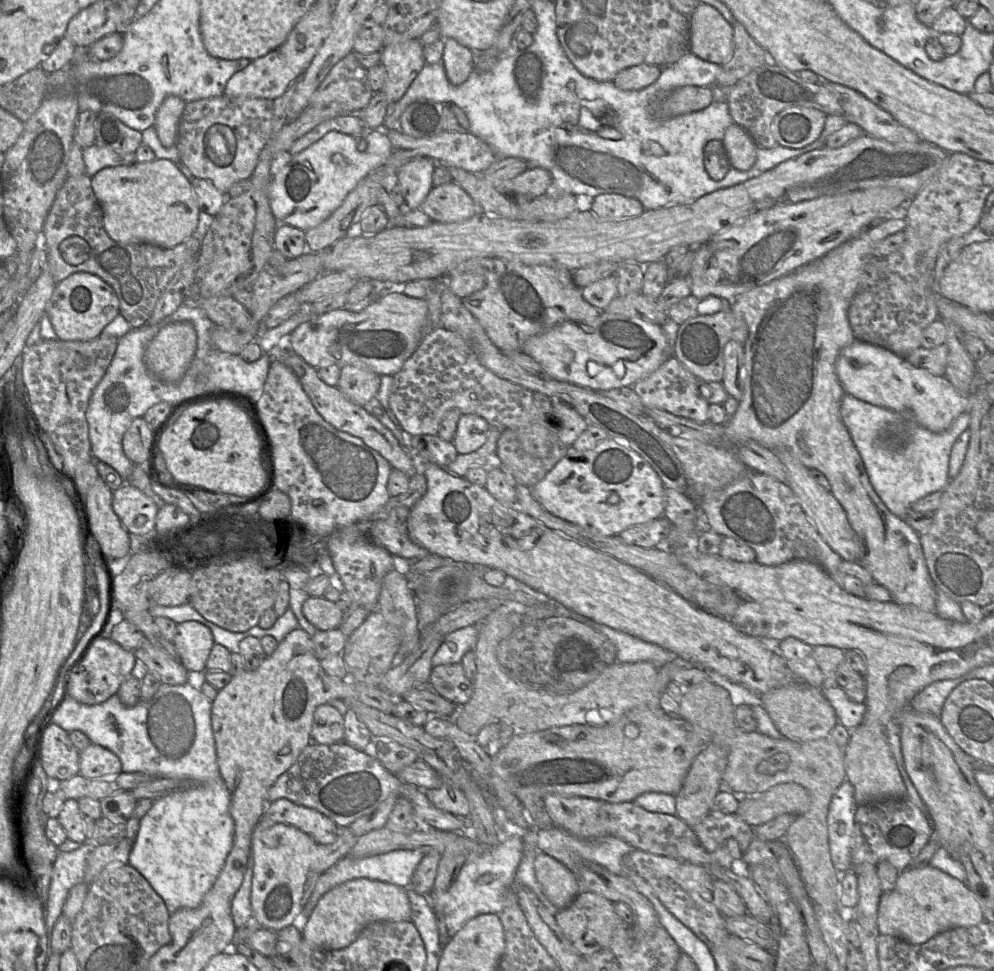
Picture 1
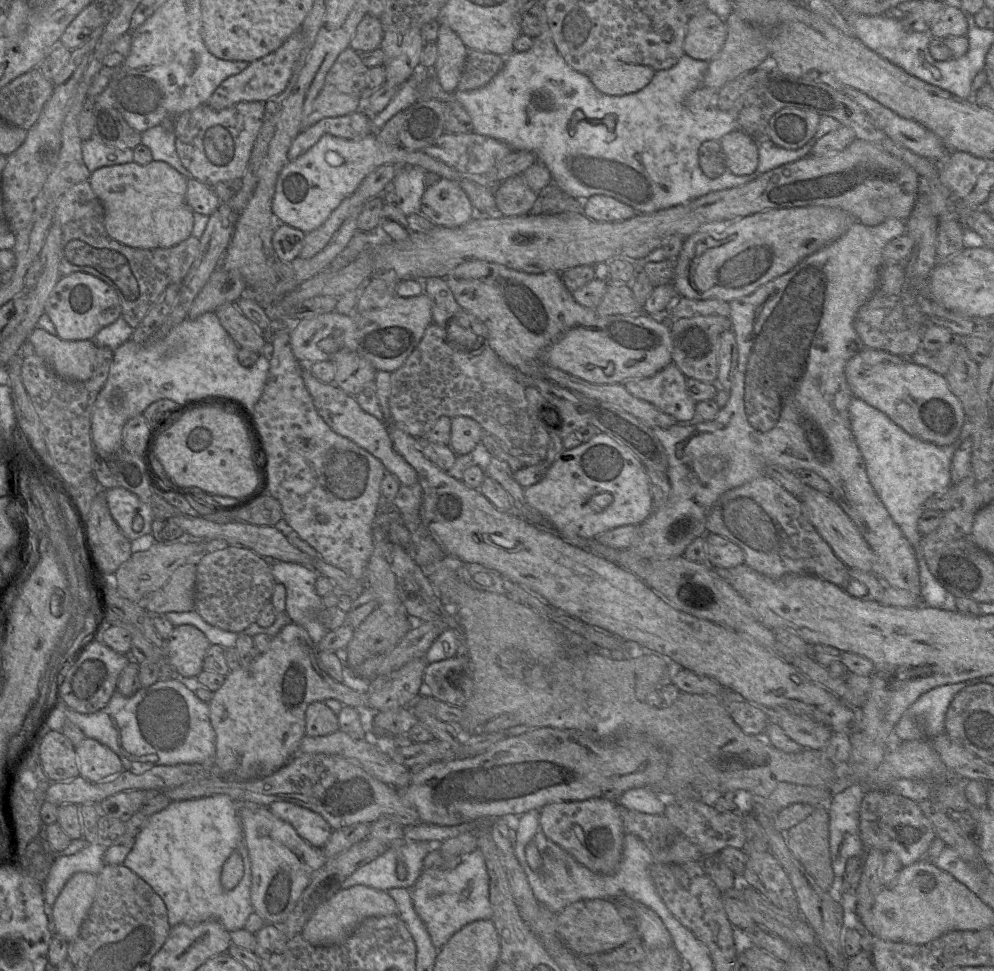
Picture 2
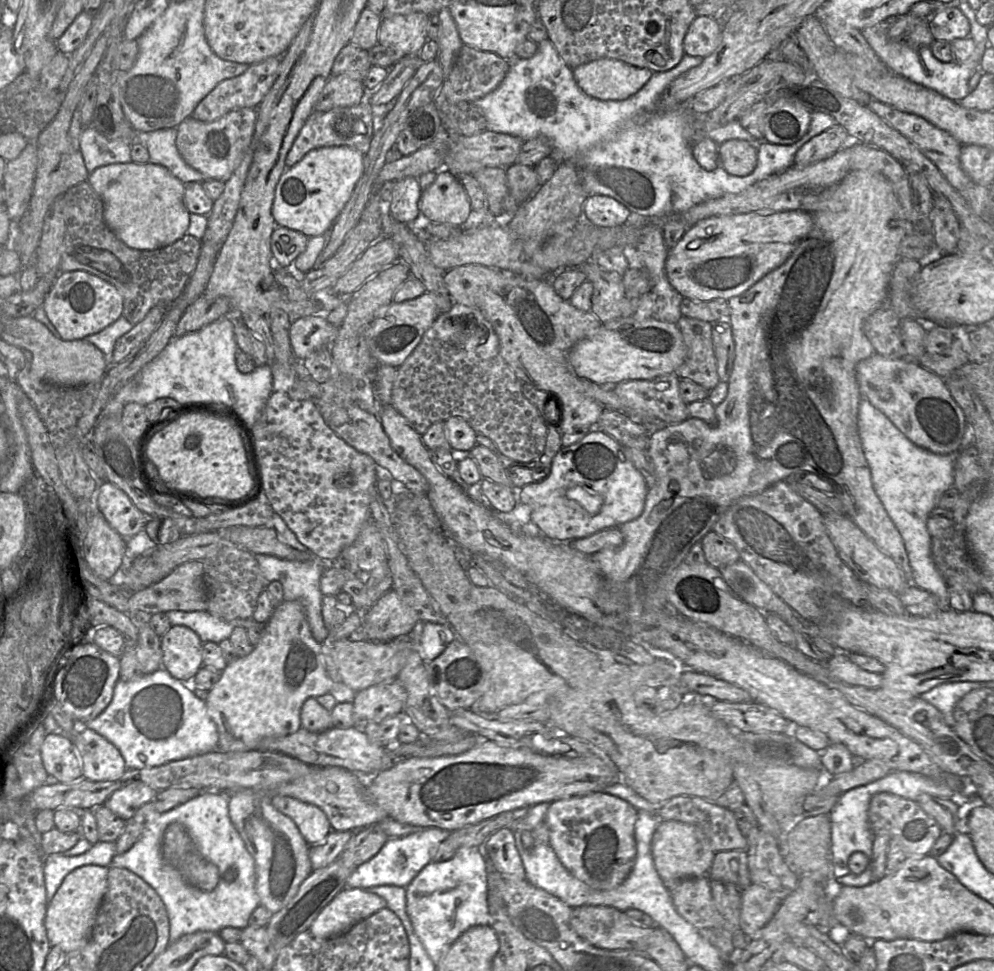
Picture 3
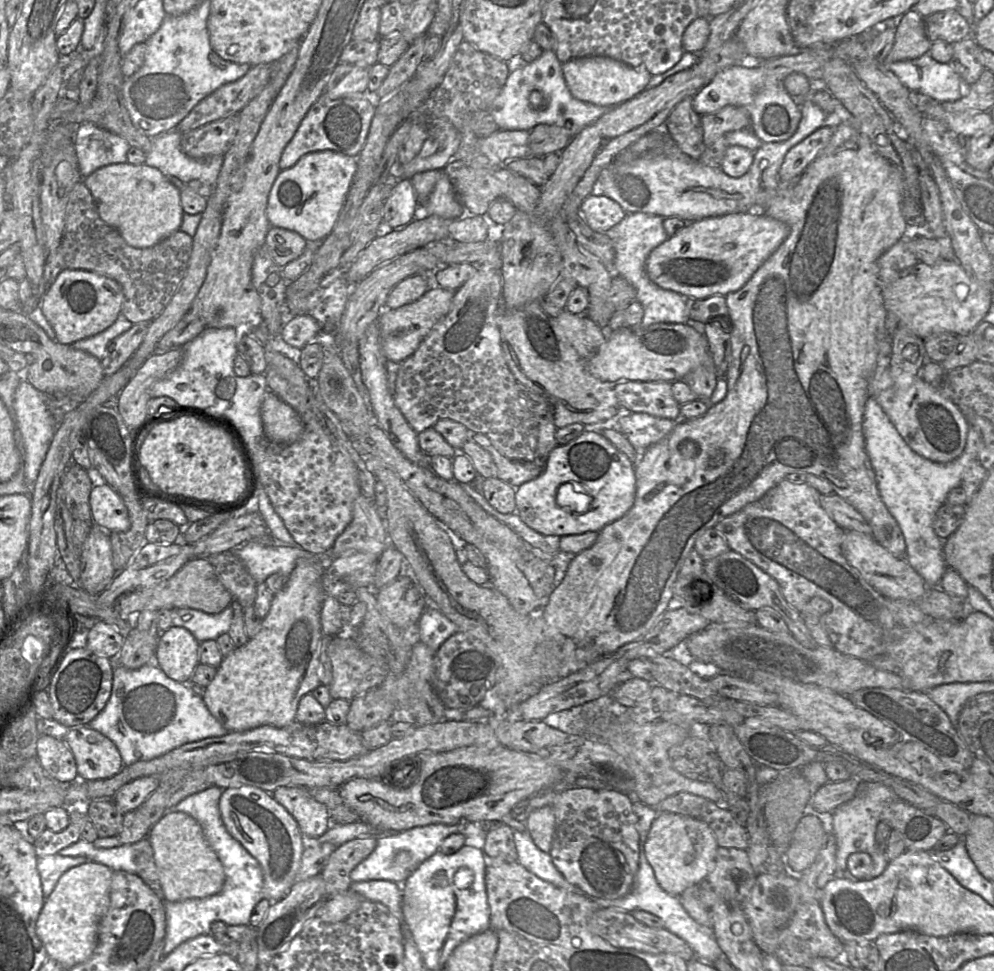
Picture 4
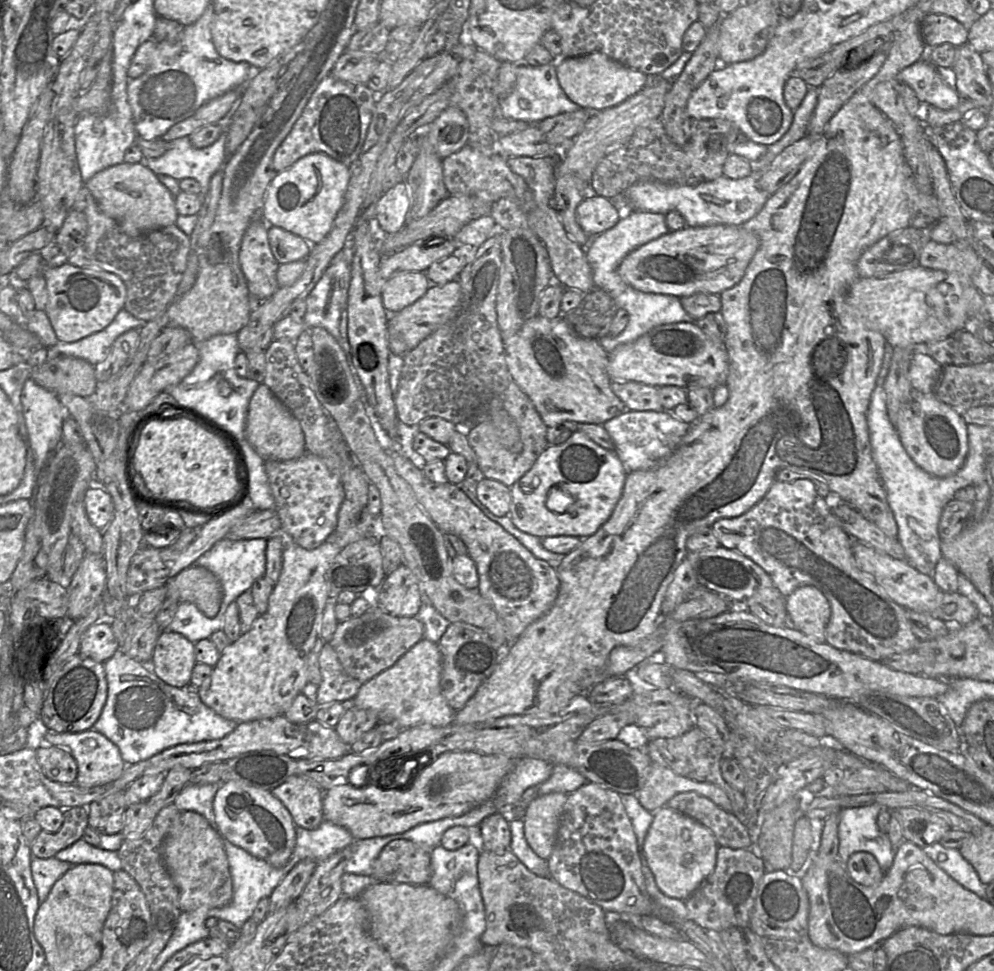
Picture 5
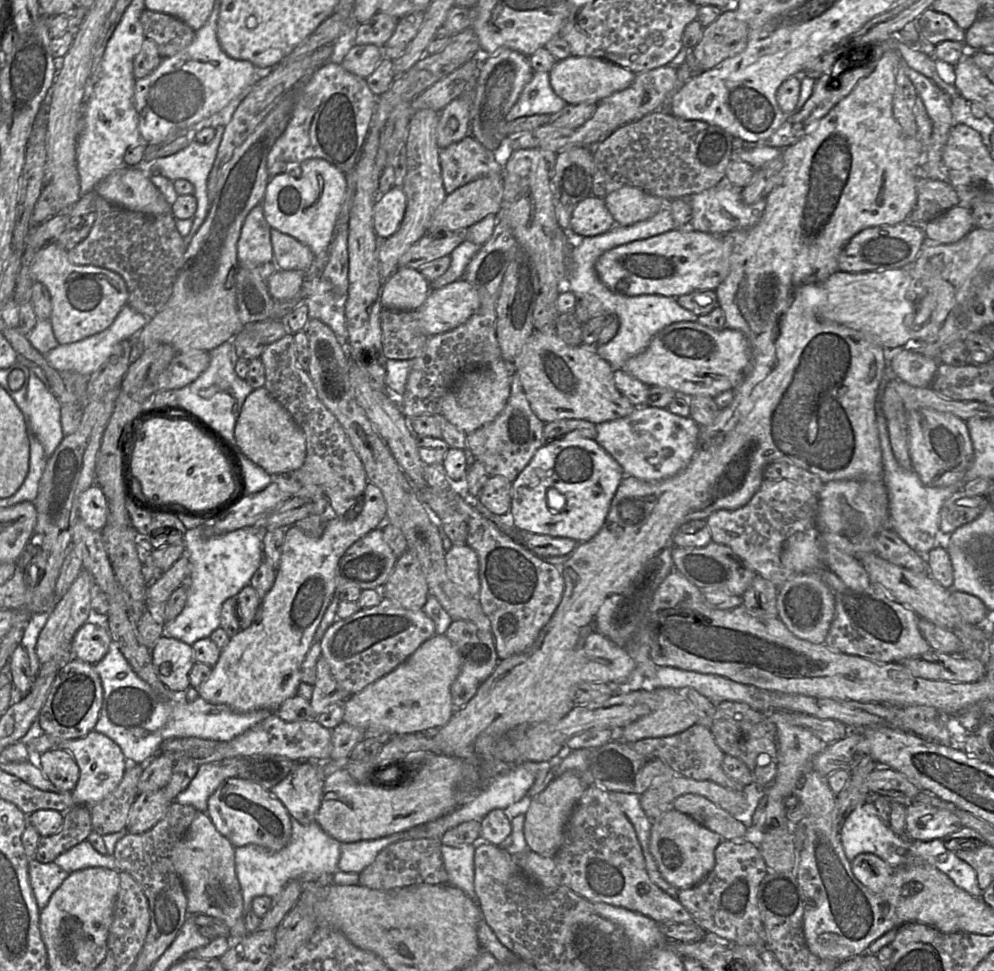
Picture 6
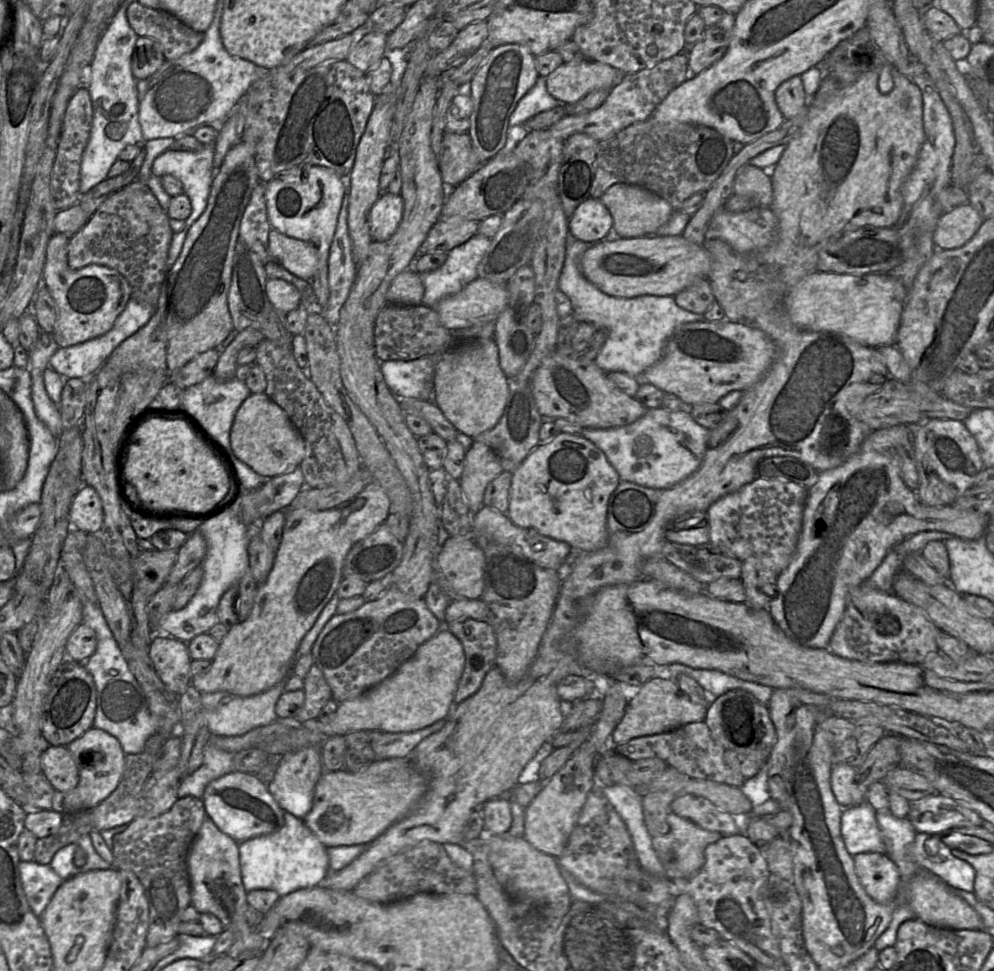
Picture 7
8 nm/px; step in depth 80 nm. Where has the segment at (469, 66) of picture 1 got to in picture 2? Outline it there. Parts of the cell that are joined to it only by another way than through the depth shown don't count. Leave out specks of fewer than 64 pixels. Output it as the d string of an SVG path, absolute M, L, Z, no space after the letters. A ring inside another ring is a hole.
M445 23L438 30L438 59L434 75L445 92L454 92L459 82L468 48L460 37Z

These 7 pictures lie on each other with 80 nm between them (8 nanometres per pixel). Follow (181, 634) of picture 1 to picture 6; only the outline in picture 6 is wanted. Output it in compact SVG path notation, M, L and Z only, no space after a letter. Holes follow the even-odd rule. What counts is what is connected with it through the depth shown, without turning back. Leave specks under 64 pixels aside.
M162 634L151 648L151 657L158 678L169 690L184 692L190 687L189 674L195 663L191 645Z

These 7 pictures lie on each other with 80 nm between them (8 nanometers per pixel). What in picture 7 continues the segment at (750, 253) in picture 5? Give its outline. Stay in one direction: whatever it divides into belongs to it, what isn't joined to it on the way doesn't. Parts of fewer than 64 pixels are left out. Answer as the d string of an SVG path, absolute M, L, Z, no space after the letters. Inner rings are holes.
M675 236L639 238L607 237L585 251L581 258L585 278L601 292L616 298L638 296L672 296L691 286L698 279L708 279L711 255L703 247Z

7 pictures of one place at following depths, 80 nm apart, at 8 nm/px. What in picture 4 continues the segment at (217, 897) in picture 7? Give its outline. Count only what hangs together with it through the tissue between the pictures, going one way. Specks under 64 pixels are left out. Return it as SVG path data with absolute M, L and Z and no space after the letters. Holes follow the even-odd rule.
M167 810L151 827L147 838L153 849L164 901L202 899L221 892L226 879L223 866L192 816Z

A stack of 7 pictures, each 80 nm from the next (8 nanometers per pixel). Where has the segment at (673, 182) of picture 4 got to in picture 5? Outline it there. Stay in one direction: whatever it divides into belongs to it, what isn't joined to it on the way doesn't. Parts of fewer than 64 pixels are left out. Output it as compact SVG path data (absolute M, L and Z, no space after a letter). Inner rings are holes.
M809 87L807 93L794 111L793 122L785 135L777 142L766 146L747 140L745 143L736 143L733 153L742 156L752 163L752 173L742 179L733 180L725 175L694 186L681 186L658 181L641 181L633 184L621 194L611 200L618 208L620 217L626 217L632 210L648 211L667 214L670 211L679 212L689 227L706 227L712 225L743 225L755 217L764 207L769 194L759 186L759 180L772 161L785 148L802 139L807 134L807 127L818 99L818 89Z

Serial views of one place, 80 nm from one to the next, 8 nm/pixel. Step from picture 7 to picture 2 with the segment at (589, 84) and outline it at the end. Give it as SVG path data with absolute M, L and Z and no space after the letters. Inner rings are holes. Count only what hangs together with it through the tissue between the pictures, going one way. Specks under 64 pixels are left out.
M616 63L590 73L589 79L602 93L623 96L636 93L647 86L655 74L649 66Z

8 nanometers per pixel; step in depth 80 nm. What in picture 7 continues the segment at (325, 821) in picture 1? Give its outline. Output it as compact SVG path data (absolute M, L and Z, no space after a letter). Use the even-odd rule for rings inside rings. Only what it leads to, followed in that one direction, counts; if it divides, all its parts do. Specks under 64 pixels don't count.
M308 746L278 758L278 766L273 780L267 788L277 804L284 810L303 820L313 804L315 786L325 771L321 761L321 748Z

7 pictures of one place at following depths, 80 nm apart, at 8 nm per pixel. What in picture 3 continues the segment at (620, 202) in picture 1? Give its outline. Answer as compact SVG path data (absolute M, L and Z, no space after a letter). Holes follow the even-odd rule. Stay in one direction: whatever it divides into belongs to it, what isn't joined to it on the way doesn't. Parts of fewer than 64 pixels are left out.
M589 195L583 204L583 218L598 227L624 224L631 212L615 199L605 195Z

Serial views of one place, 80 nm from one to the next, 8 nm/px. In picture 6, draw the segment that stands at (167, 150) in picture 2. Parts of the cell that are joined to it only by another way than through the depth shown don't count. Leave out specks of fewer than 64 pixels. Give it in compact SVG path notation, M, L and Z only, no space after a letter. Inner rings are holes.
M229 115L220 123L215 123L213 127L216 127L216 135L214 139L208 144L200 144L196 141L191 141L191 143L180 150L179 152L161 158L156 158L150 162L142 162L140 165L134 165L131 167L140 168L142 170L148 171L149 175L161 175L170 179L171 181L175 181L178 179L186 179L191 182L195 188L194 196L197 199L197 210L192 218L193 224L190 233L186 236L185 245L187 246L191 241L192 237L200 228L201 224L205 220L207 216L207 212L209 209L209 195L208 195L208 177L213 168L219 145L222 141L225 121Z

